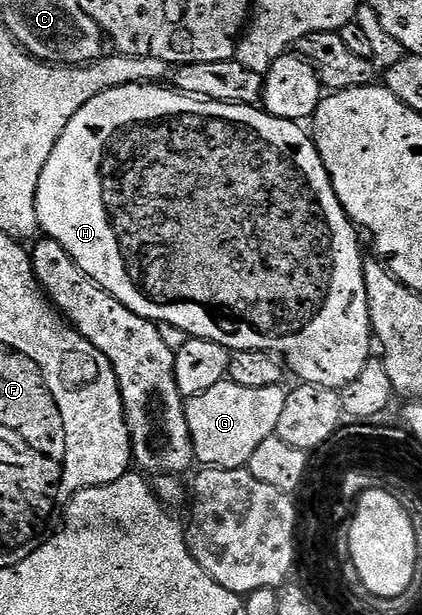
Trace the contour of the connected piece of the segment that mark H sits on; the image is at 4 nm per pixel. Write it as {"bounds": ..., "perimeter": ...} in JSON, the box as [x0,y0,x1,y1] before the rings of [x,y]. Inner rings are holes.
{"bounds":[36,83,374,389],"perimeter":[[[131,83],[130,85],[115,87],[109,91],[98,93],[98,97],[86,101],[86,105],[82,105],[82,109],[78,109],[78,113],[74,113],[74,117],[70,117],[70,125],[66,125],[62,137],[58,137],[58,141],[54,145],[54,153],[50,153],[50,161],[46,161],[46,169],[42,169],[42,177],[38,177],[36,212],[38,213],[39,230],[44,231],[43,234],[47,238],[58,241],[58,245],[62,245],[62,249],[66,249],[66,253],[70,253],[72,260],[99,287],[109,291],[118,301],[122,301],[122,305],[130,308],[135,315],[141,315],[143,319],[151,319],[155,324],[169,323],[170,325],[178,325],[178,329],[185,331],[189,337],[209,339],[215,343],[221,343],[228,348],[229,352],[241,351],[242,349],[270,349],[274,353],[284,356],[287,370],[291,374],[293,371],[300,383],[313,383],[314,385],[337,389],[345,388],[348,383],[352,383],[362,373],[363,367],[367,365],[374,351],[374,336],[370,325],[370,313],[366,301],[366,281],[364,280],[365,256],[360,255],[360,239],[356,236],[358,234],[357,228],[342,209],[342,205],[334,193],[332,182],[326,173],[326,165],[322,165],[322,157],[316,152],[313,136],[309,132],[307,135],[300,128],[303,126],[299,122],[291,119],[279,119],[271,115],[269,111],[263,110],[256,105],[247,107],[241,103],[214,103],[211,99],[181,95],[179,91],[165,87],[156,83]]]}

